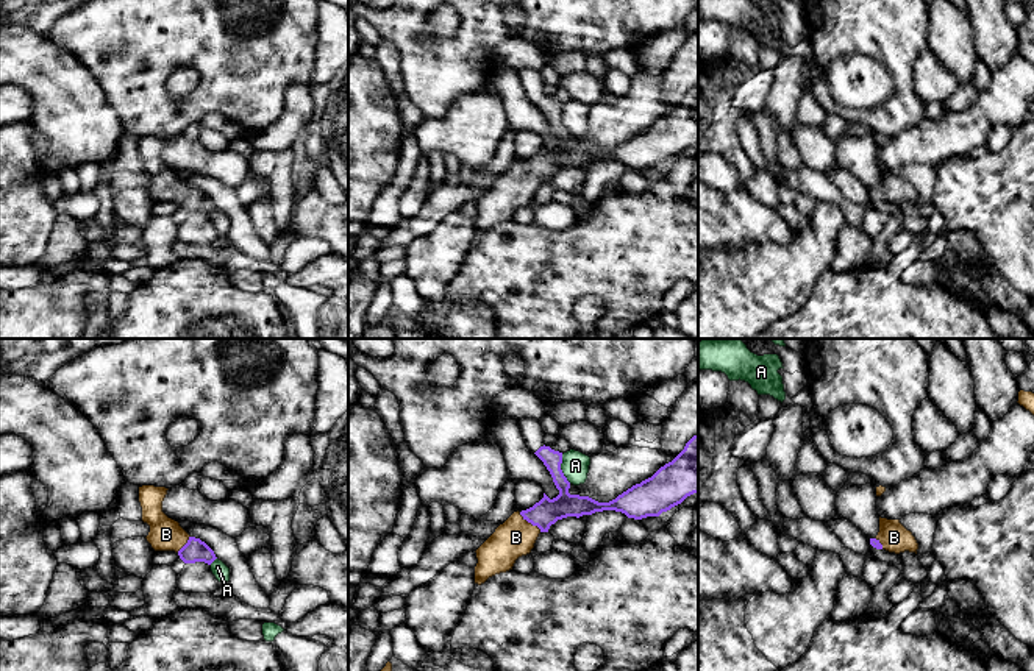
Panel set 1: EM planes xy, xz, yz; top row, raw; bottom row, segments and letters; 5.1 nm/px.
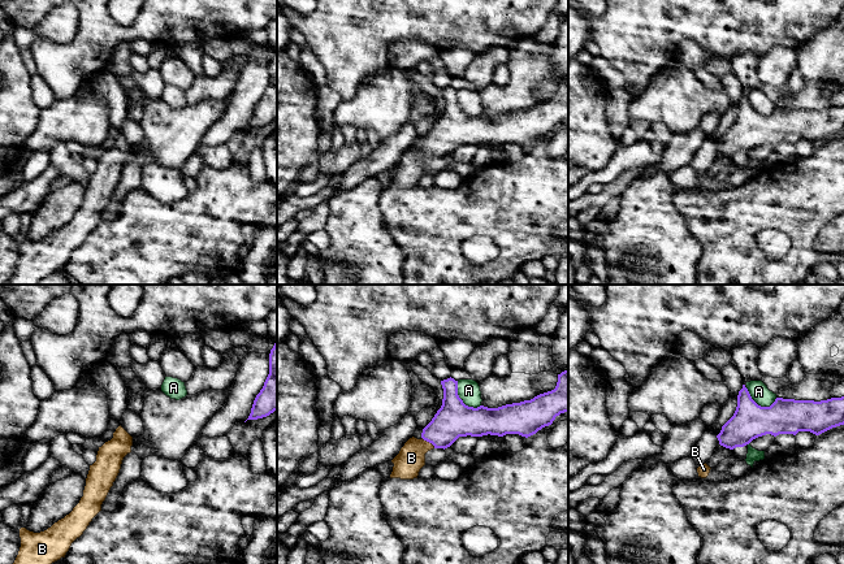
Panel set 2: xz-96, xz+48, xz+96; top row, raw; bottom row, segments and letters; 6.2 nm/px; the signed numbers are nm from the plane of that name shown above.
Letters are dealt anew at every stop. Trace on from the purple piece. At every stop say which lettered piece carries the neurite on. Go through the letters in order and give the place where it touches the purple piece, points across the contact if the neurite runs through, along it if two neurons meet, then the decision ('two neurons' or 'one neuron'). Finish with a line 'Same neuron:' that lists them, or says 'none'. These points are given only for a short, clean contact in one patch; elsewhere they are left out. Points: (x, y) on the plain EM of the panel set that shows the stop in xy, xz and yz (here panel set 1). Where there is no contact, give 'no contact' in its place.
A: meets purple in xz at (559, 119); two neurons
B: meets purple in xz at (530, 172); runs through xz (545, 163), (530, 172), (516, 188); one neuron
Same neuron: B

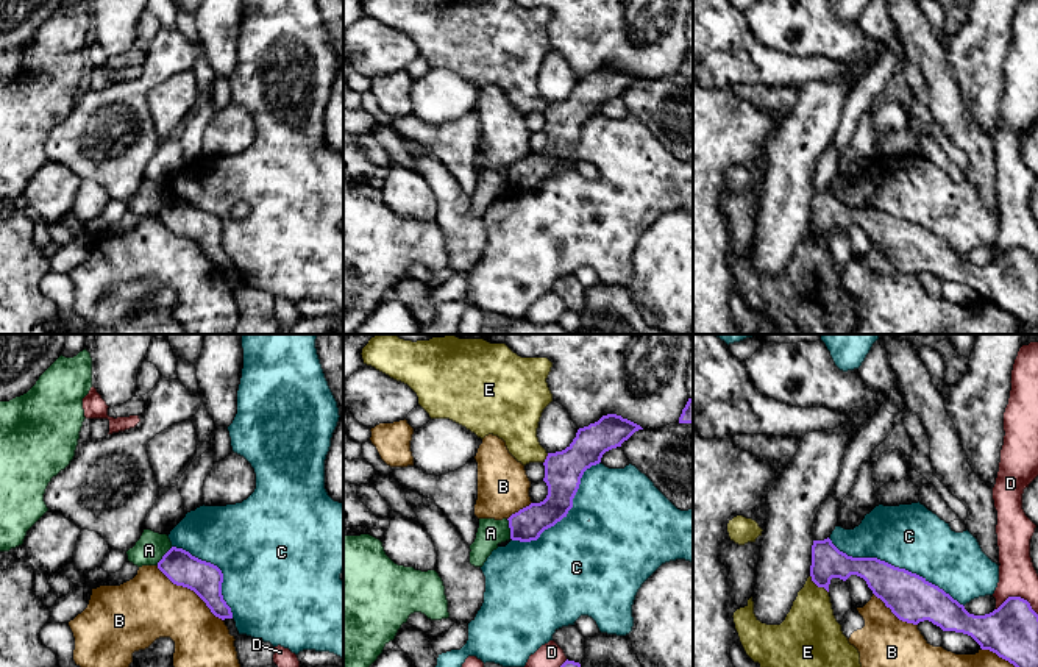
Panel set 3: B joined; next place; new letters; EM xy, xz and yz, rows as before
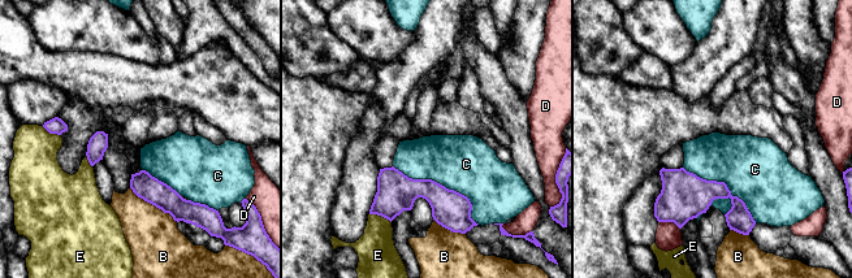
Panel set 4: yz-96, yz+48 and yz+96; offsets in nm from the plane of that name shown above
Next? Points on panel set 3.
A: meets purple in xz at (511, 178); border along xz (506, 169), (511, 188); two neurons
B: meets purple in xy at (191, 239); two neurons
C: meets purple in yz at (896, 217); two neurons
D: meets purple in yz at (1018, 247); two neurons
E: meets purple in yz at (818, 236); two neurons
Same neuron: none

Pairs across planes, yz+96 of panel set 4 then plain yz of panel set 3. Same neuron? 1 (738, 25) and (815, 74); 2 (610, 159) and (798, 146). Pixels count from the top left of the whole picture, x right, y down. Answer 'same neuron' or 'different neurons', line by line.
1: different neurons
2: different neurons

